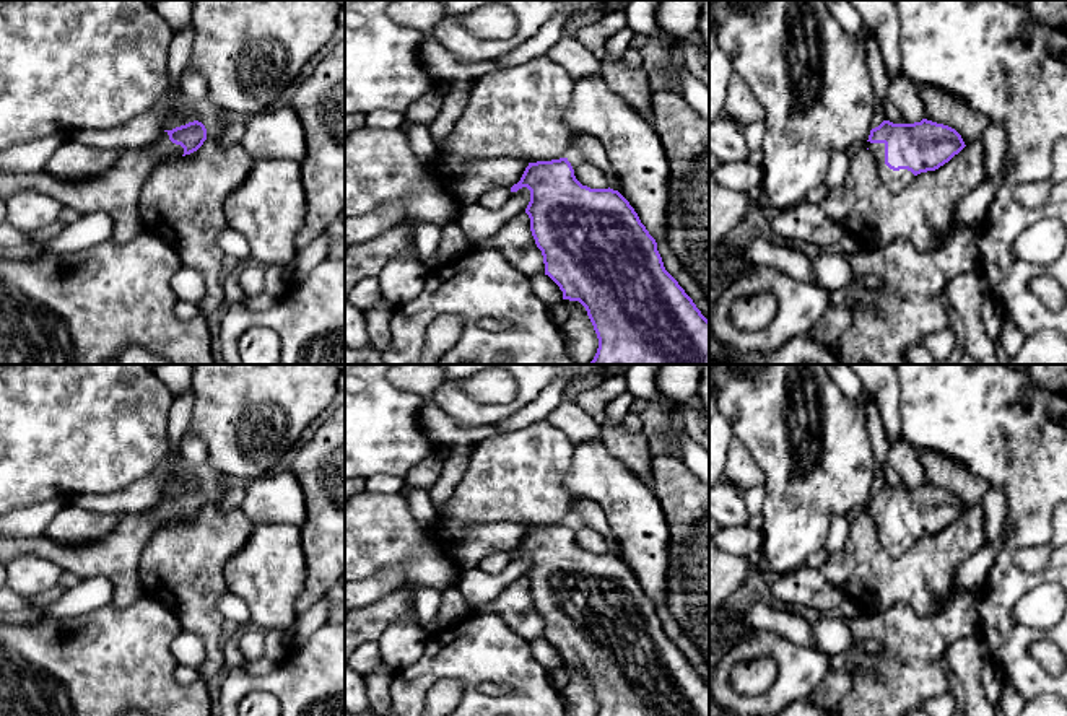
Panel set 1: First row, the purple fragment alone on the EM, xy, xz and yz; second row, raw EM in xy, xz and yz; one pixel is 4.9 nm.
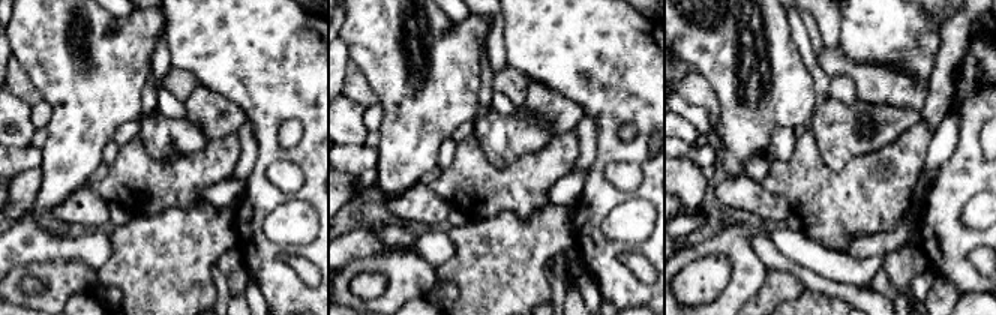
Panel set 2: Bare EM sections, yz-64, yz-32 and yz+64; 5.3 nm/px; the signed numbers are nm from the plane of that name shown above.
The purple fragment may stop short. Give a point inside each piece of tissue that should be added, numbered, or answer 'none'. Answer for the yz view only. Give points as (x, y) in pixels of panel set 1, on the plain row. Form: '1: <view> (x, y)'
1: yz (895, 544)

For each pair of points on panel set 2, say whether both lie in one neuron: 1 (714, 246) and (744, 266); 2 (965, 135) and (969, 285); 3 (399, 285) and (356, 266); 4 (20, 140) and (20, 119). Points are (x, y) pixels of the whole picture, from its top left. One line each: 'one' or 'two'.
1: one
2: one
3: one
4: one

